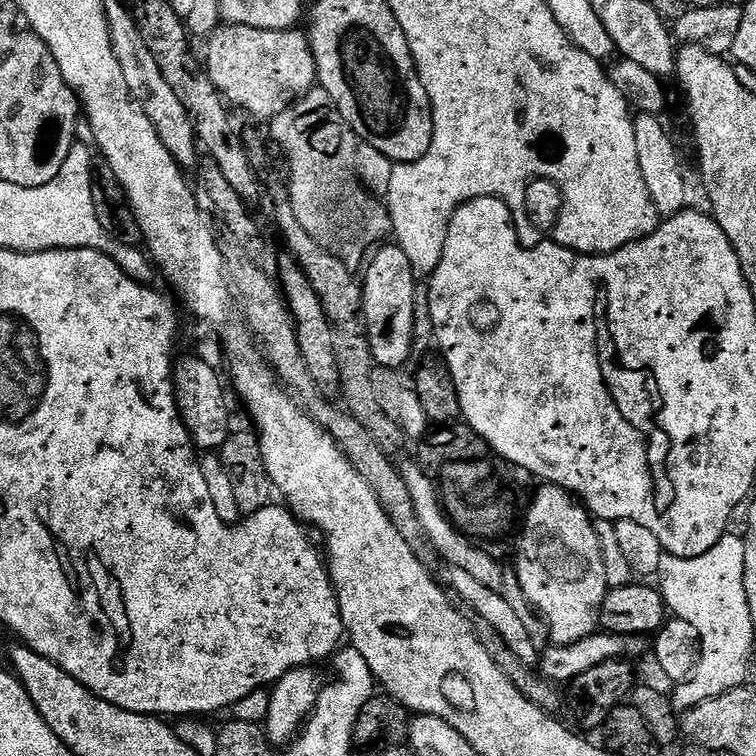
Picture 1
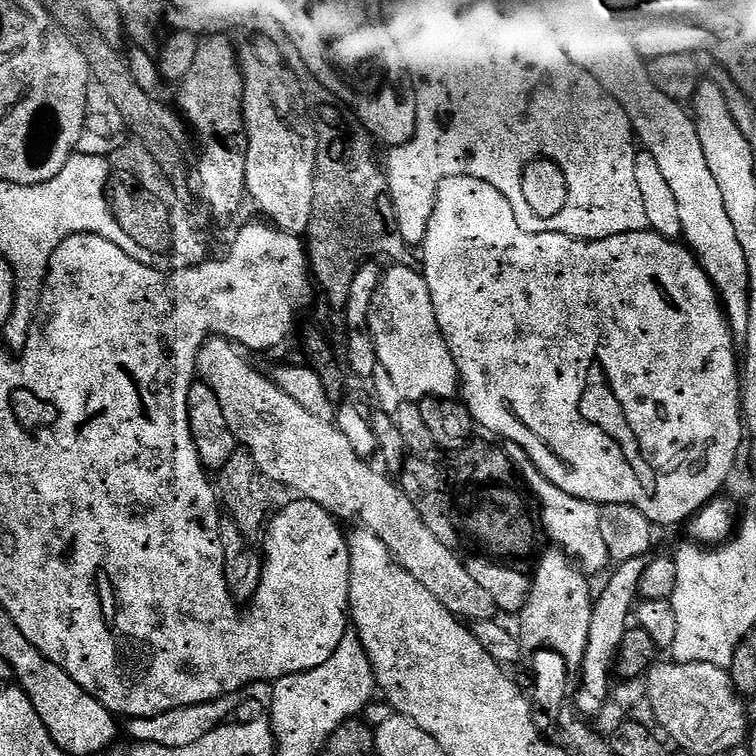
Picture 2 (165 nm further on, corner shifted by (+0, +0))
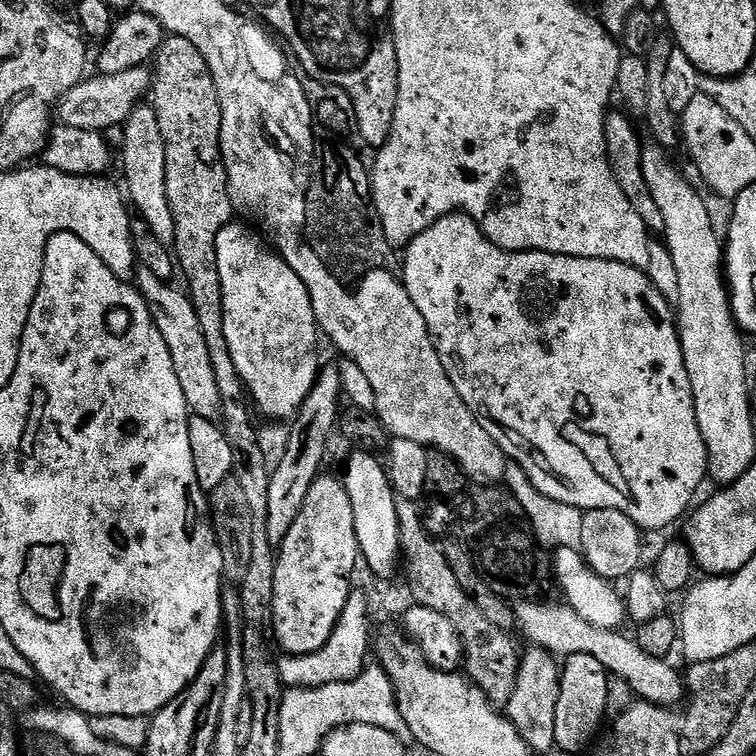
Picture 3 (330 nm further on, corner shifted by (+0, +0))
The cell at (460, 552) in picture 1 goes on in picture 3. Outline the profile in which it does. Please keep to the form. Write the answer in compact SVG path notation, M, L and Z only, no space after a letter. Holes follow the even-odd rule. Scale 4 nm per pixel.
M524 598L514 608L514 617L519 631L524 631L532 639L531 643L560 658L576 654L590 654L598 658L613 677L630 682L633 693L641 701L658 704L661 708L679 705L686 696L686 680L668 665L667 659L652 656L642 646L638 646L631 635L611 628L594 626L582 614L568 607L567 603L543 604L540 600Z

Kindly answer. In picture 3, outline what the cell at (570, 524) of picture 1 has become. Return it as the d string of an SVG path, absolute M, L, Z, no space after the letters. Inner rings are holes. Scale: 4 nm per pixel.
M537 646L529 647L529 652L523 653L520 661L520 674L517 686L511 699L506 705L506 715L512 724L524 735L524 740L533 748L535 753L553 751L555 742L555 710L558 708L562 664L553 653Z

